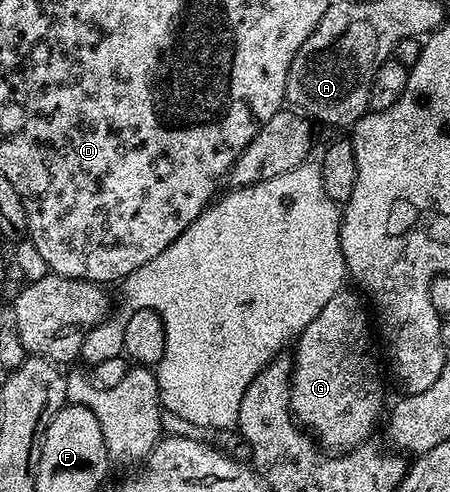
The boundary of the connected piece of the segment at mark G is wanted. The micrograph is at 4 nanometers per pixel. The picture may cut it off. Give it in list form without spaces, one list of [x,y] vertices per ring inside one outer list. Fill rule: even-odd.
[[[350,289],[339,290],[301,331],[294,343],[291,367],[292,415],[300,427],[314,435],[320,447],[331,452],[362,447],[383,410],[383,378],[371,351],[373,322],[364,299]]]

